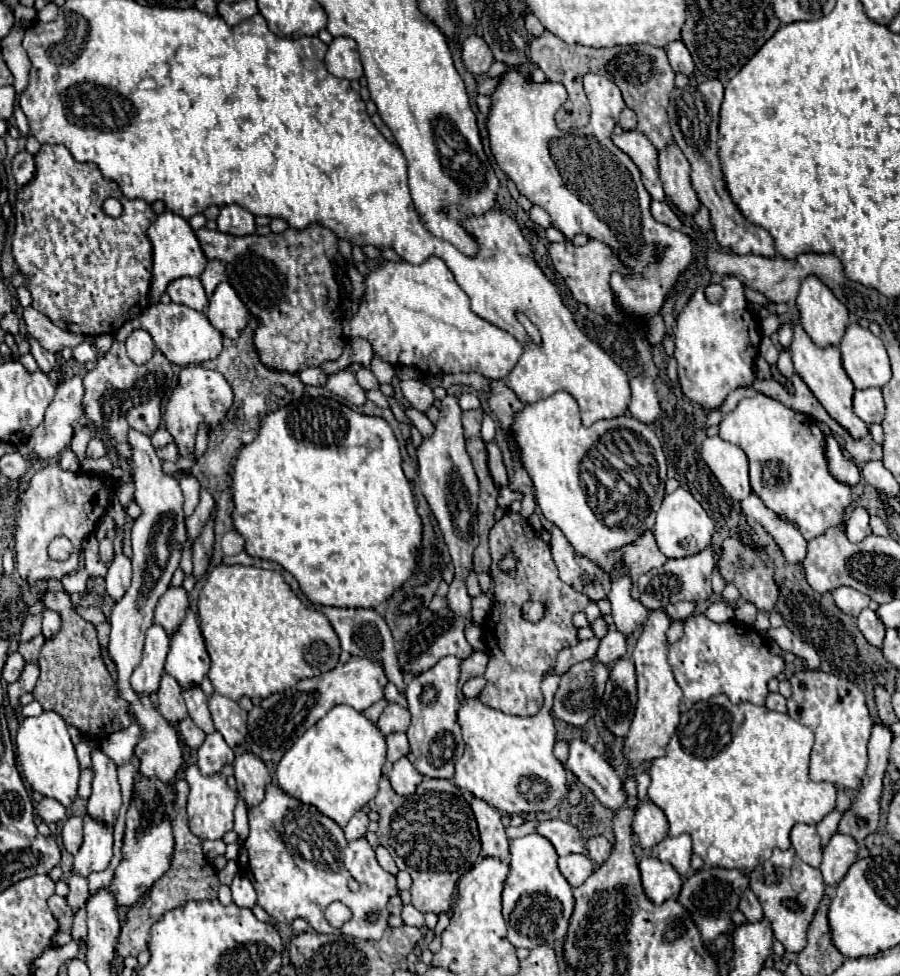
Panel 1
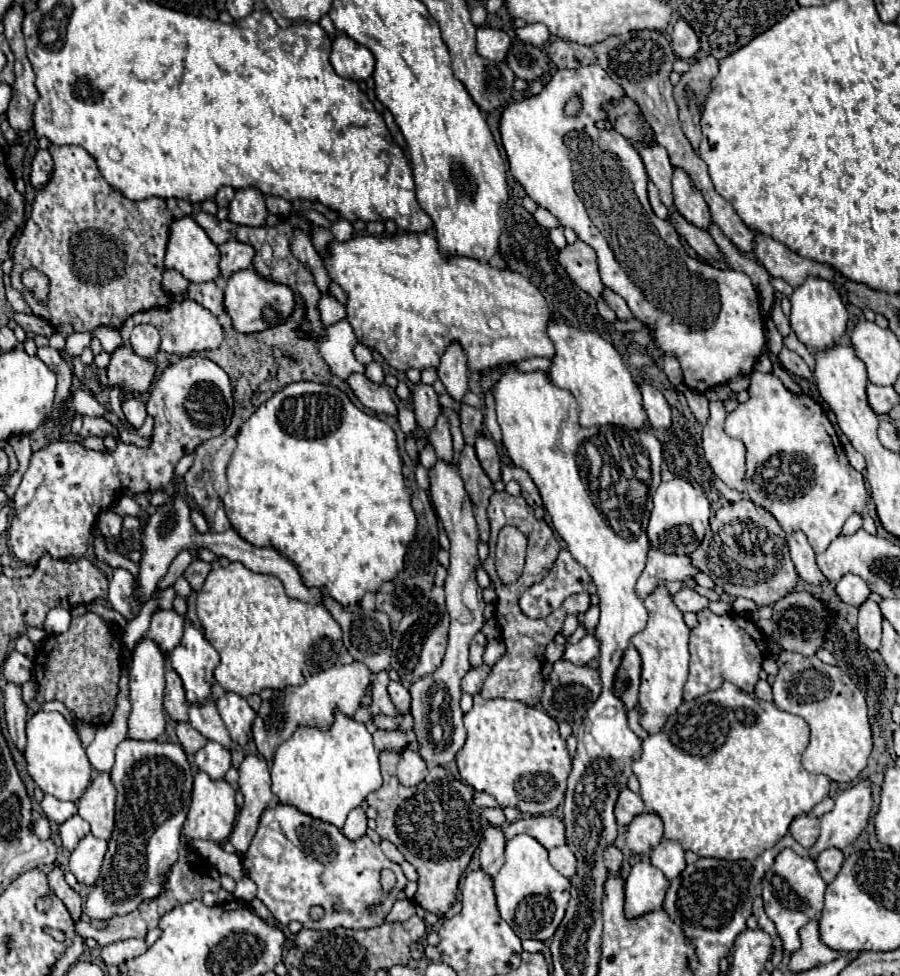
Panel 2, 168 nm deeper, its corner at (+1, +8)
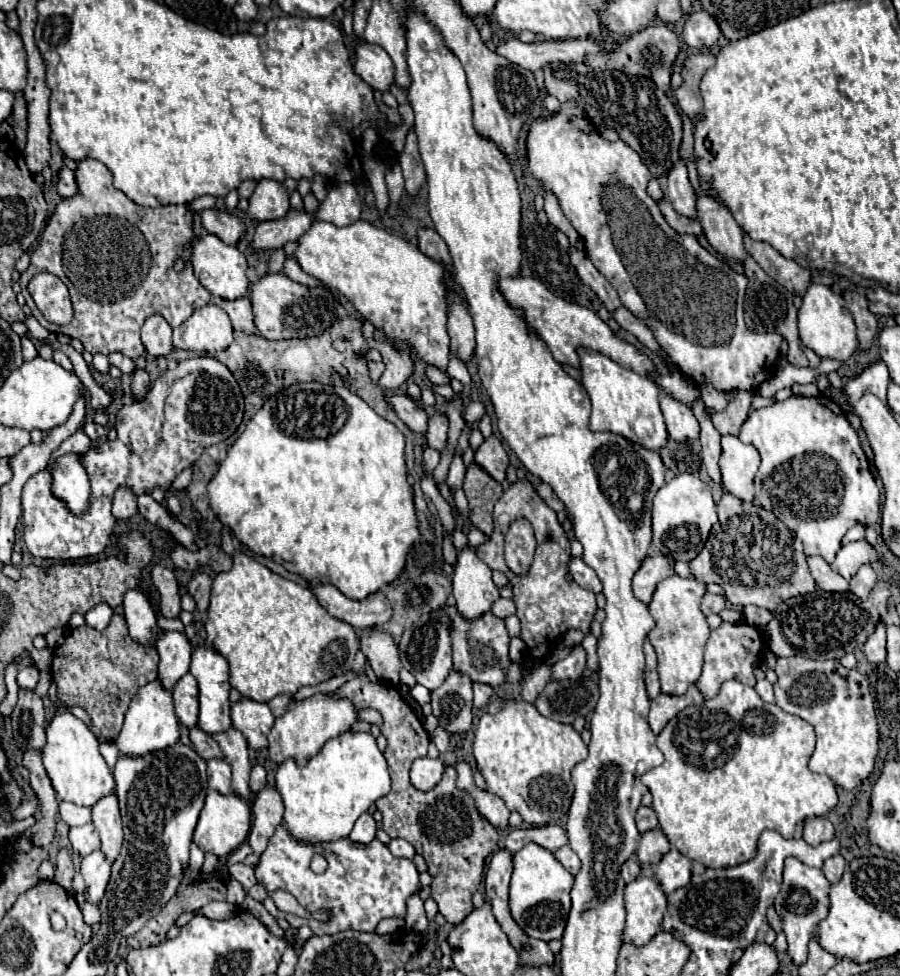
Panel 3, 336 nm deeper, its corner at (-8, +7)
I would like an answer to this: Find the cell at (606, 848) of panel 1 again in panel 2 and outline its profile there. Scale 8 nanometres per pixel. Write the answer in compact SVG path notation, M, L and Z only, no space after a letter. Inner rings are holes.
M611 844L611 846L605 848L603 858L605 858L605 866L609 868L609 872L611 872L611 874L617 874L619 868L621 868L621 862L623 862L623 854L617 850L615 844Z

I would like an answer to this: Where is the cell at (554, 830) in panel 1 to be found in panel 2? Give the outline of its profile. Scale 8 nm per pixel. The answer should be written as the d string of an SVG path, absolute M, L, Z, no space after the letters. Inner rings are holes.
M541 814L541 816L527 816L517 822L511 822L505 828L505 838L509 840L515 834L523 834L523 832L539 840L547 850L565 844L565 824L557 816Z

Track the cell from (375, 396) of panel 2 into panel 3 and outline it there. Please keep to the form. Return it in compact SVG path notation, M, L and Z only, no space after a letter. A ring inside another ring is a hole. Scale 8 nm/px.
M394 395L388 397L392 409L398 413L398 417L416 433L426 433L428 429L428 415L426 411L416 405L408 395Z

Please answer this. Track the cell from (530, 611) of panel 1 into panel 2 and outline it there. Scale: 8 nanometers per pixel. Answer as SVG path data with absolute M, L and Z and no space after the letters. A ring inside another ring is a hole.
M563 548L549 574L521 594L519 608L533 620L545 618L575 592L595 594L595 584L589 572Z

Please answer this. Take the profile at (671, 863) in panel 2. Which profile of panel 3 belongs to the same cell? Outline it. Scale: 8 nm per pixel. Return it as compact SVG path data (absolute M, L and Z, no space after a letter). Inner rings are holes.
M672 847L658 863L654 877L658 879L662 891L668 895L690 883L692 875L690 871L692 871L692 861L688 857L682 857L682 853L678 853L678 849Z

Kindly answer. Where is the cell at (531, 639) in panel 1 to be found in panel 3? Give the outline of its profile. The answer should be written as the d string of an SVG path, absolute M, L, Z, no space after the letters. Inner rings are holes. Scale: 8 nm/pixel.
M516 481L512 483L504 495L494 505L494 533L476 549L478 557L490 567L502 571L514 589L514 603L516 603L516 615L522 621L522 633L520 637L526 641L530 653L534 659L544 659L550 649L554 649L554 641L558 641L568 629L582 629L584 635L590 633L590 623L594 621L596 613L596 599L594 593L588 589L582 589L576 581L572 581L568 573L570 563L570 539L564 533L562 525L556 519L556 513L544 503L544 499L536 493L530 481ZM526 517L536 533L536 555L534 563L530 567L530 573L526 575L514 575L502 553L502 535L508 531L508 525L512 519Z

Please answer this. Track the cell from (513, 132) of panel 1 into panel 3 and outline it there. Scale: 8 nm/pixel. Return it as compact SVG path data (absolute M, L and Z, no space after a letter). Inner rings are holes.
M568 101L562 105L560 113L534 121L526 139L526 147L530 173L542 181L546 191L552 191L558 197L564 217L582 237L586 255L594 267L618 291L622 305L652 331L654 339L672 357L676 367L698 385L706 381L724 393L732 389L756 391L760 387L758 393L762 397L774 397L776 391L792 387L792 383L812 383L818 375L838 371L844 365L834 359L822 359L818 369L800 369L788 363L774 375L782 337L778 337L778 333L750 333L746 329L742 317L742 301L748 285L746 275L740 275L718 261L698 243L694 235L678 235L666 223L654 199L646 195L646 185L652 177L638 153L634 153L634 149L630 149L624 141L604 141L594 125L590 125L590 121L582 115L582 111L578 111L576 103Z

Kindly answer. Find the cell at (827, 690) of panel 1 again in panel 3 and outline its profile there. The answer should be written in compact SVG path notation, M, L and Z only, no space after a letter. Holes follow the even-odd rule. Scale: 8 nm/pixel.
M804 657L778 659L774 671L778 675L778 681L774 683L776 705L782 711L808 721L816 731L816 749L810 757L808 767L814 773L828 775L842 789L850 791L858 787L872 773L874 759L878 755L878 721L868 677L862 675L858 669L842 667L838 661L814 661Z

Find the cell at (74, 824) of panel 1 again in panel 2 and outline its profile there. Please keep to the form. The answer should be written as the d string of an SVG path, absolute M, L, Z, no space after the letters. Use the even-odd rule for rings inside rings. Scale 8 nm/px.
M79 814L71 816L69 820L65 820L61 824L61 830L59 830L59 836L61 836L61 842L63 842L63 848L65 850L73 850L77 846L77 842L89 834L89 822L83 820Z

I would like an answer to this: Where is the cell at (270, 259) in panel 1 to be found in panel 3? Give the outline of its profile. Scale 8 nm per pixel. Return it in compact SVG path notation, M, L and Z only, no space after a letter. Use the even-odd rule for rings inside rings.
M204 209L200 213L200 221L208 233L220 237L228 245L238 245L246 231L244 223L236 215L230 215L220 209Z

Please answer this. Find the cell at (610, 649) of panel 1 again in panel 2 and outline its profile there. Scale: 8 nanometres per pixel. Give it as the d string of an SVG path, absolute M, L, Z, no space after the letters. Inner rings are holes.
M587 634L577 644L567 644L563 658L565 660L571 660L577 666L589 664L591 660L599 658L599 648L601 648L601 642L597 640L597 636L595 634Z

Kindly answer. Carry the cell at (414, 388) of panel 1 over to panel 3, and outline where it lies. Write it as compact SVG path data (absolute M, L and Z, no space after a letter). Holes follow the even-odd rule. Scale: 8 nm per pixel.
M444 415L430 417L426 439L428 439L428 445L432 449L442 451L446 447L446 443L448 443L448 417L444 417Z

